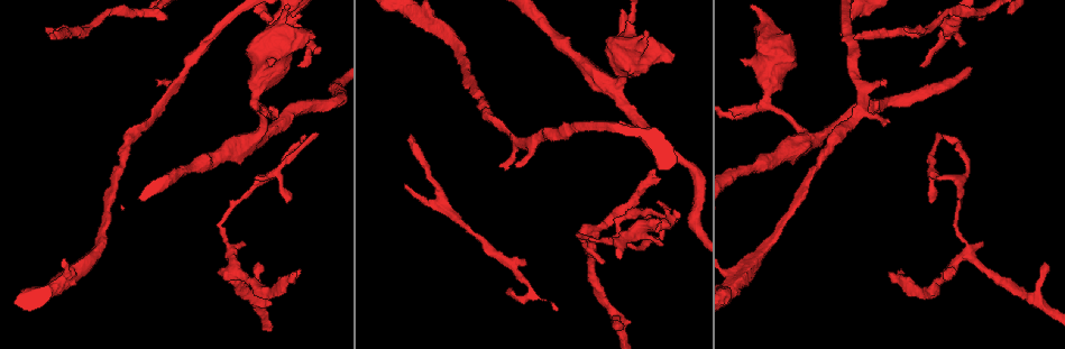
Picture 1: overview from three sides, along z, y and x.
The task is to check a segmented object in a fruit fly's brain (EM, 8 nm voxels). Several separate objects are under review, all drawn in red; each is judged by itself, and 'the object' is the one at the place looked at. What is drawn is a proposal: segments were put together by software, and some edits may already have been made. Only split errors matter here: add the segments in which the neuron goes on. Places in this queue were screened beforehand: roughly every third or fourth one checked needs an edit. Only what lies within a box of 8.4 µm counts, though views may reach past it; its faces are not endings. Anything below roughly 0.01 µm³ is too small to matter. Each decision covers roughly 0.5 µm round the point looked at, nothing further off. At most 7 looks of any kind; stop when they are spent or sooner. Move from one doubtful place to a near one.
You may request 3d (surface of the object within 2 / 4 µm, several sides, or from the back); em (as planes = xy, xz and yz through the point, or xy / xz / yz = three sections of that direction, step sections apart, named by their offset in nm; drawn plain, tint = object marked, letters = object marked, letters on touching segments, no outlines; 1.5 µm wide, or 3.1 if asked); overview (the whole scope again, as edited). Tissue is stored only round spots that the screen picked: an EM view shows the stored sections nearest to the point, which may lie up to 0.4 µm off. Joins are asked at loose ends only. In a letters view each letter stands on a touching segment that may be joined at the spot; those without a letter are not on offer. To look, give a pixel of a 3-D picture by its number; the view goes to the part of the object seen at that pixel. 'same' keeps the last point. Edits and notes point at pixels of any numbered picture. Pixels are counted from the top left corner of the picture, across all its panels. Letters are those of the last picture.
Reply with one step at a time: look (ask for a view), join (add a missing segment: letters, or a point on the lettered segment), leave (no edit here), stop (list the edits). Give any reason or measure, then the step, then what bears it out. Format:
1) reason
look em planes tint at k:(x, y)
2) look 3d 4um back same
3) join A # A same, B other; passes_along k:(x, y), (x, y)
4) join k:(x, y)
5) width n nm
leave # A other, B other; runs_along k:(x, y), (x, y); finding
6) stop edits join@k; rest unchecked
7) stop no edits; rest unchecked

thin end
look 3d 4um back at 1:(46, 27)

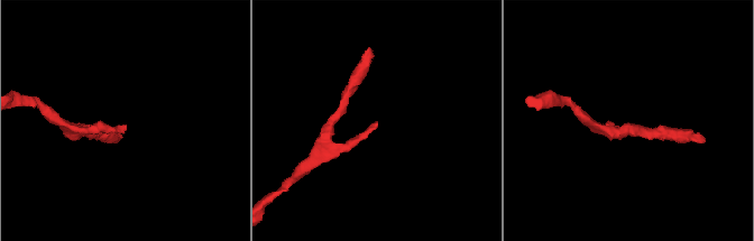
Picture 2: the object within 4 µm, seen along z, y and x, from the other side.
now the EM
look em xy step 8 letters at 2:(374, 122)

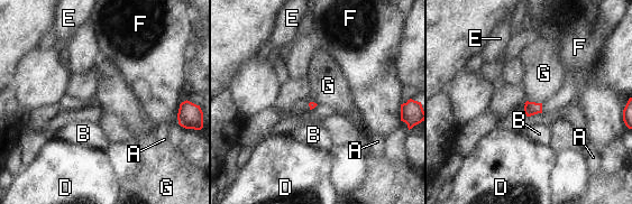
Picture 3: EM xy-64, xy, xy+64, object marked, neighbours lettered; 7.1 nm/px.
longest_contact F 130 nm
leave # A other, B other, D other, E other, F other, G other; border 3:(527, 100), (541, 103); none of them fits

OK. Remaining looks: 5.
free end
look 3d 4um at 1:(929, 201)

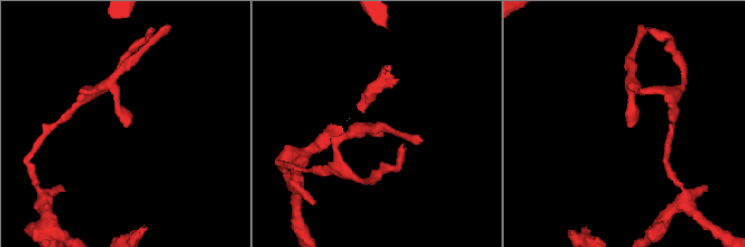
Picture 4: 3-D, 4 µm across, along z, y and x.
look em planes letters at 4:(371, 124)

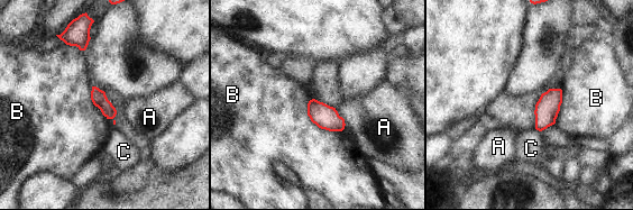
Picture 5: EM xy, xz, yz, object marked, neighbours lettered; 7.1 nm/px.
leave # A other, B other, C other; border 5:(310, 99), (309, 118), (340, 131); none of them fits

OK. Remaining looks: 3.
thin end
look em xz step 4 tint at 1:(965, 43)

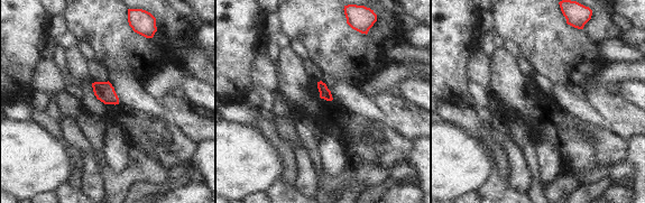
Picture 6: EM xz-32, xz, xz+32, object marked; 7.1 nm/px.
look em xz step 4 letters same

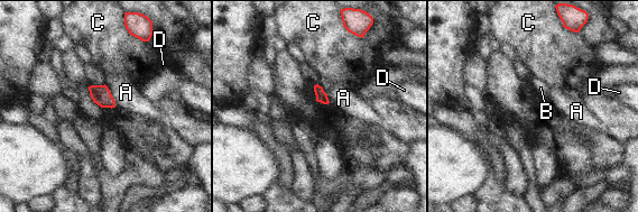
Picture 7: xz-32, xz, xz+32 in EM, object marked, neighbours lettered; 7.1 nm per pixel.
leave # A other, B other, C other, D other; border 7:(104, 83), (110, 91), (116, 107); no lettered segment goes on from it

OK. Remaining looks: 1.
stop no edits; rest unchecked

